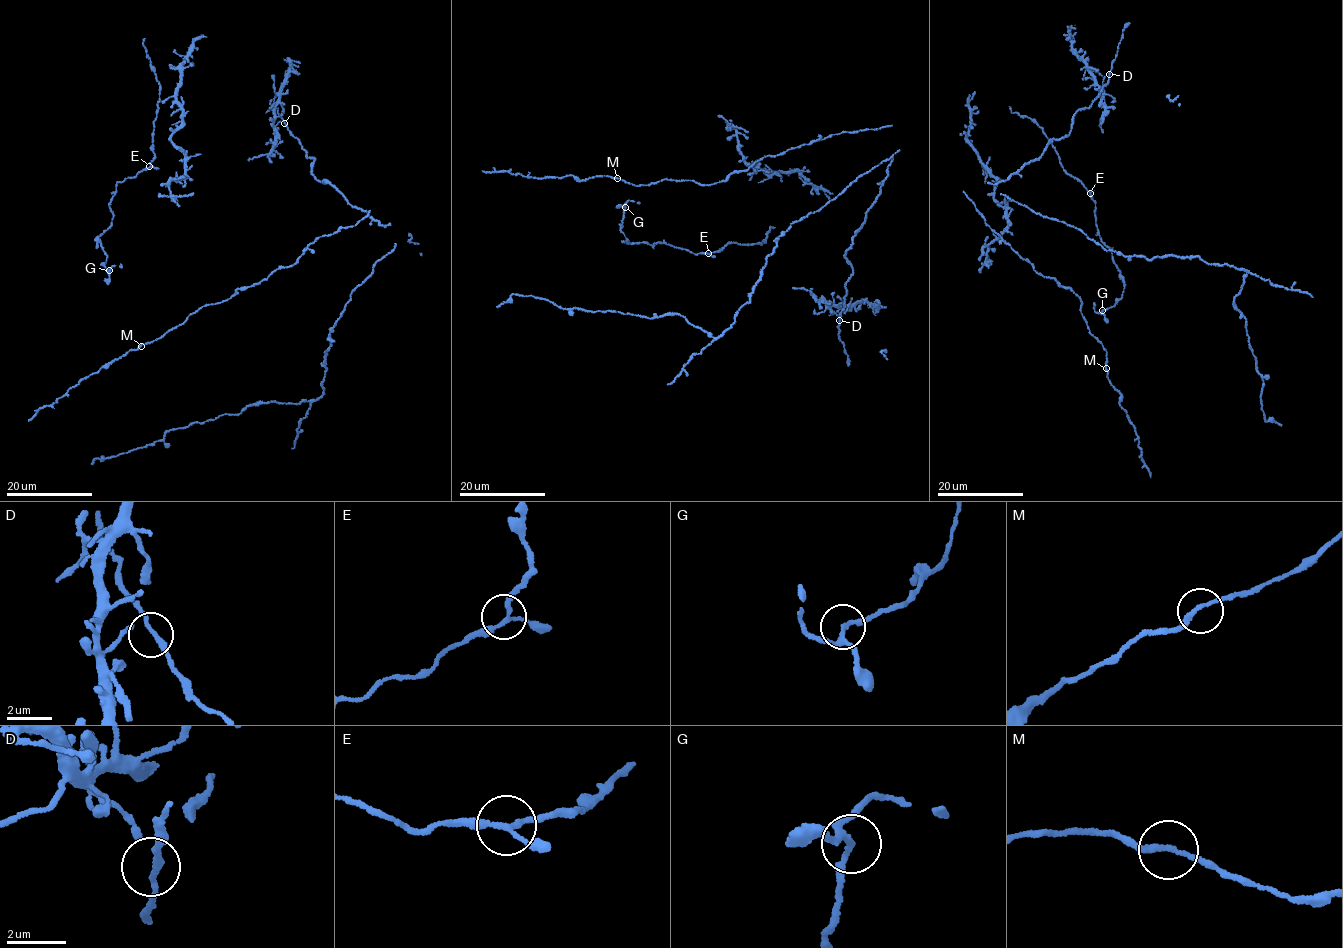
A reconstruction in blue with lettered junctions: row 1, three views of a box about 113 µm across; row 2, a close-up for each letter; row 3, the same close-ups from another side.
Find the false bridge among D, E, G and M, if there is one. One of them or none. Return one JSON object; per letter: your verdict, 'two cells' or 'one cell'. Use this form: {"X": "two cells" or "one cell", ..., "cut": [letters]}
{"D": "one cell", "E": "one cell", "G": "one cell", "M": "one cell", "cut": []}

